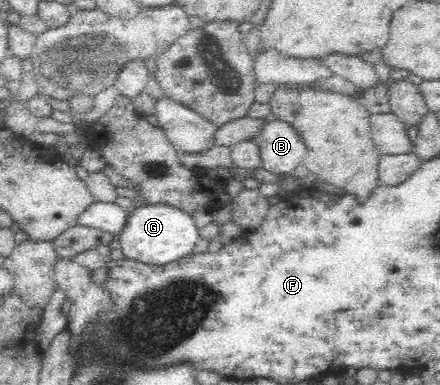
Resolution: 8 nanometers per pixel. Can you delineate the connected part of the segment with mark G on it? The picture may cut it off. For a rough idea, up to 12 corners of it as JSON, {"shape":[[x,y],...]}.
{"shape":[[150,203],[119,238],[125,257],[162,266],[192,254],[191,213]]}

